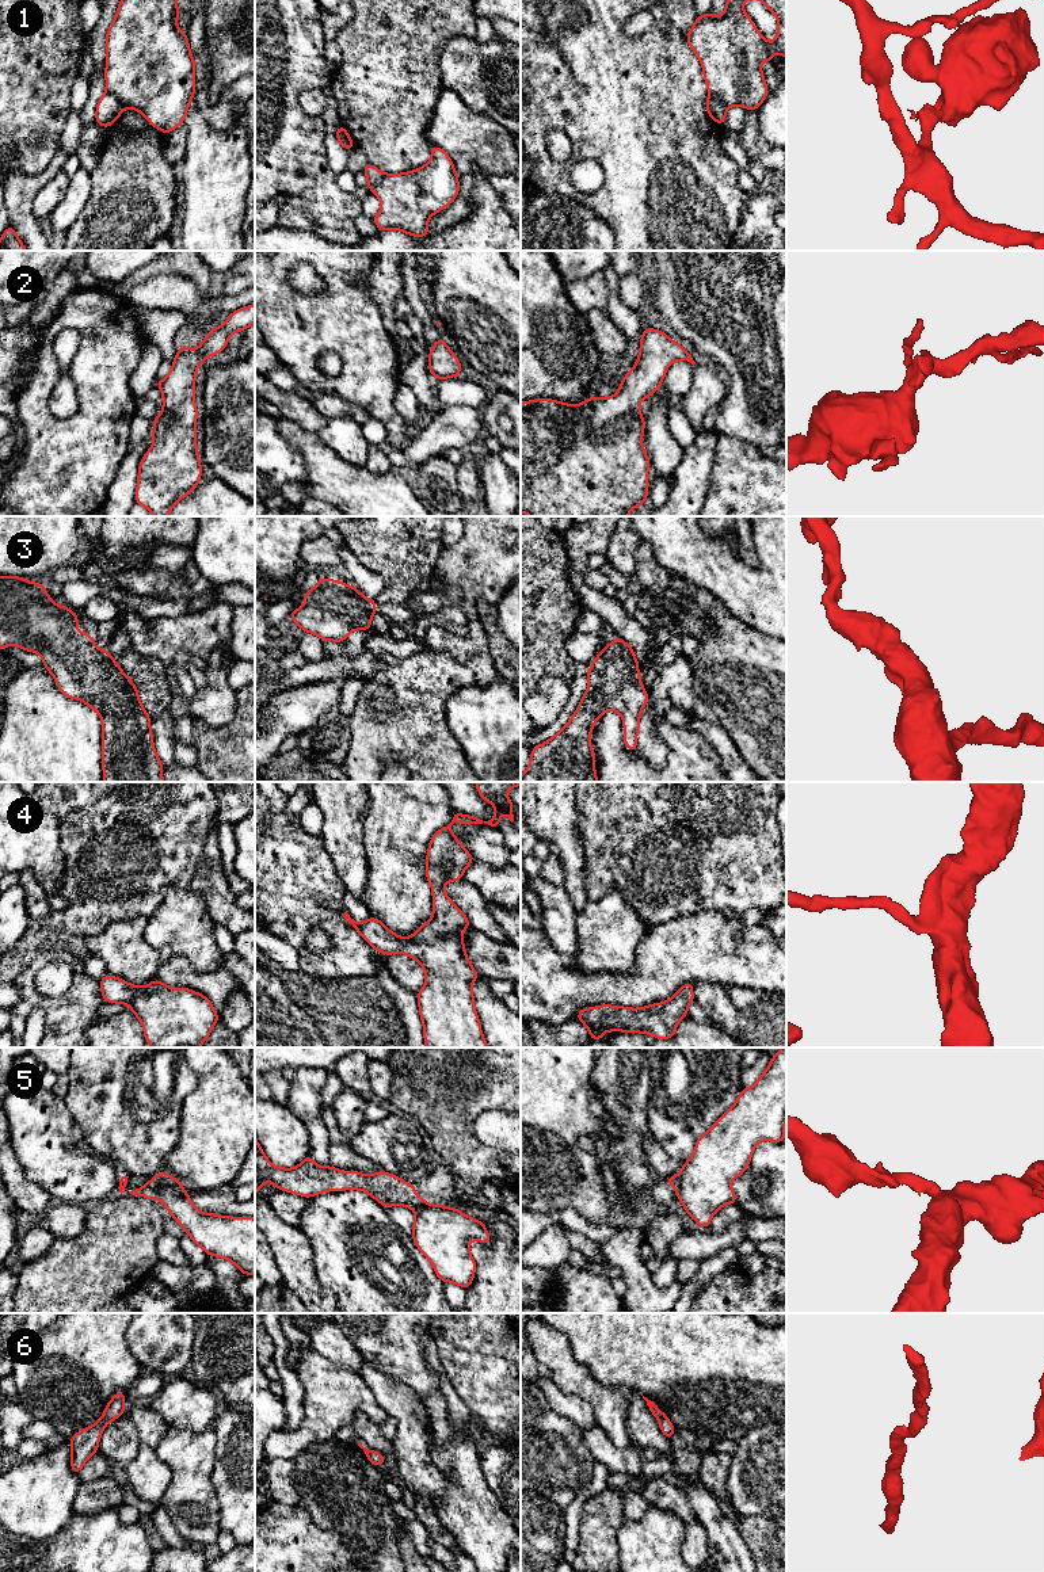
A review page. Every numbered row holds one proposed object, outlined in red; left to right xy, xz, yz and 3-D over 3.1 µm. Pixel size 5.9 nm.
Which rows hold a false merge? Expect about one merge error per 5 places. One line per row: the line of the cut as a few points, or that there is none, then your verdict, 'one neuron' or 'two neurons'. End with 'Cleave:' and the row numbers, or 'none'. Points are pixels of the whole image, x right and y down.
1: xy (106, 90), (124, 106) | two neurons
2: no cut | one neuron
3: no cut | one neuron
4: no cut | one neuron
5: xy (153, 1178), (157, 1186), (157, 1197) | two neurons
6: no cut | one neuron
Cleave: 1, 5

